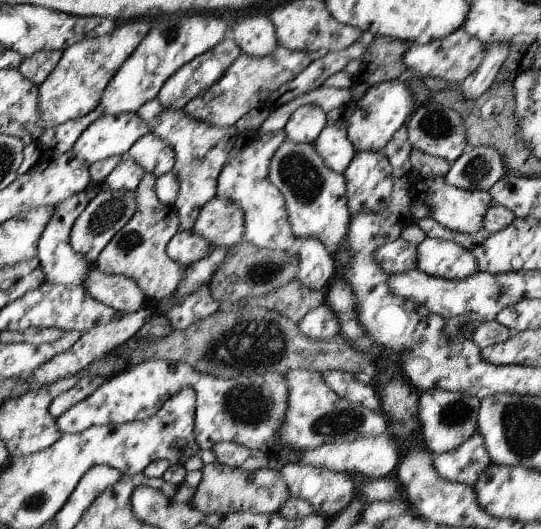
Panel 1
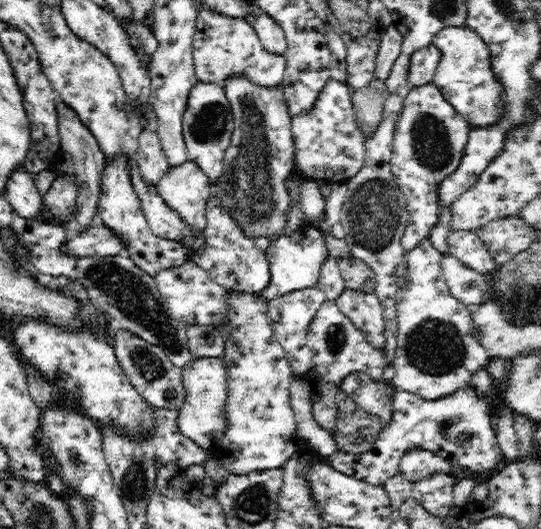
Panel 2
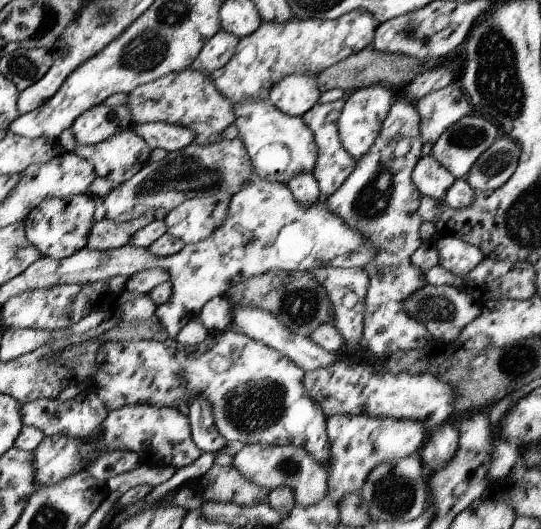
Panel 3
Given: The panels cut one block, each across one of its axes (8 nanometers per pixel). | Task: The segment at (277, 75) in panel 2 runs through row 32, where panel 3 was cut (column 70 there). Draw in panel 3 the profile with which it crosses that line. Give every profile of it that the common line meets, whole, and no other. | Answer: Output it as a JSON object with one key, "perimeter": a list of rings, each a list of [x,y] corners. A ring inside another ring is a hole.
{"perimeter":[[[88,193],[54,197],[42,201],[28,216],[26,223],[27,238],[39,249],[42,256],[63,259],[87,246],[87,240],[94,220],[93,196]]]}

